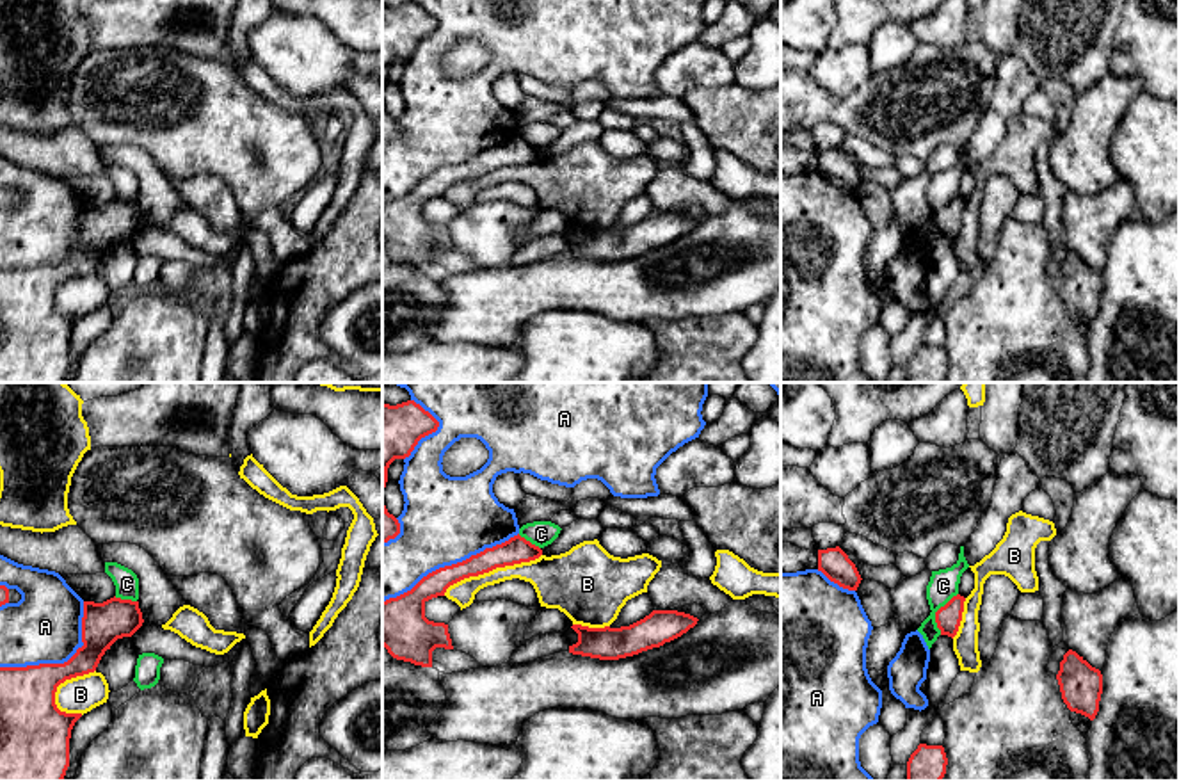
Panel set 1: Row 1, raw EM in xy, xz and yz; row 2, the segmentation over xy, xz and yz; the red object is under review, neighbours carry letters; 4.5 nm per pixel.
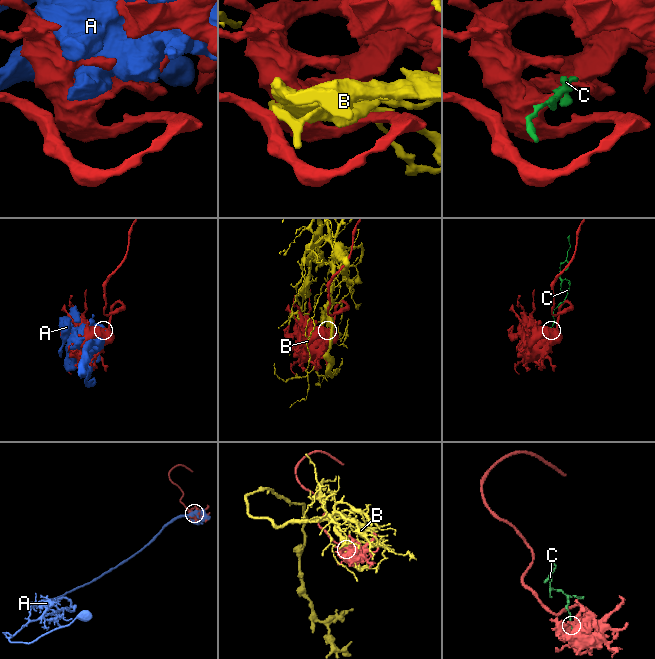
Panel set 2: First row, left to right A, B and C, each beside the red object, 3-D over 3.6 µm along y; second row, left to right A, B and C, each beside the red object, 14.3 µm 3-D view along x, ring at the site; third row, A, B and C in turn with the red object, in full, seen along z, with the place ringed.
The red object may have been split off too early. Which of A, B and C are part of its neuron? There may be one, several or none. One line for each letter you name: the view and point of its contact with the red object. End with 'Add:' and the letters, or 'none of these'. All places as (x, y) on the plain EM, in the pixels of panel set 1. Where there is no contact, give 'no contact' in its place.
Add: none of these

